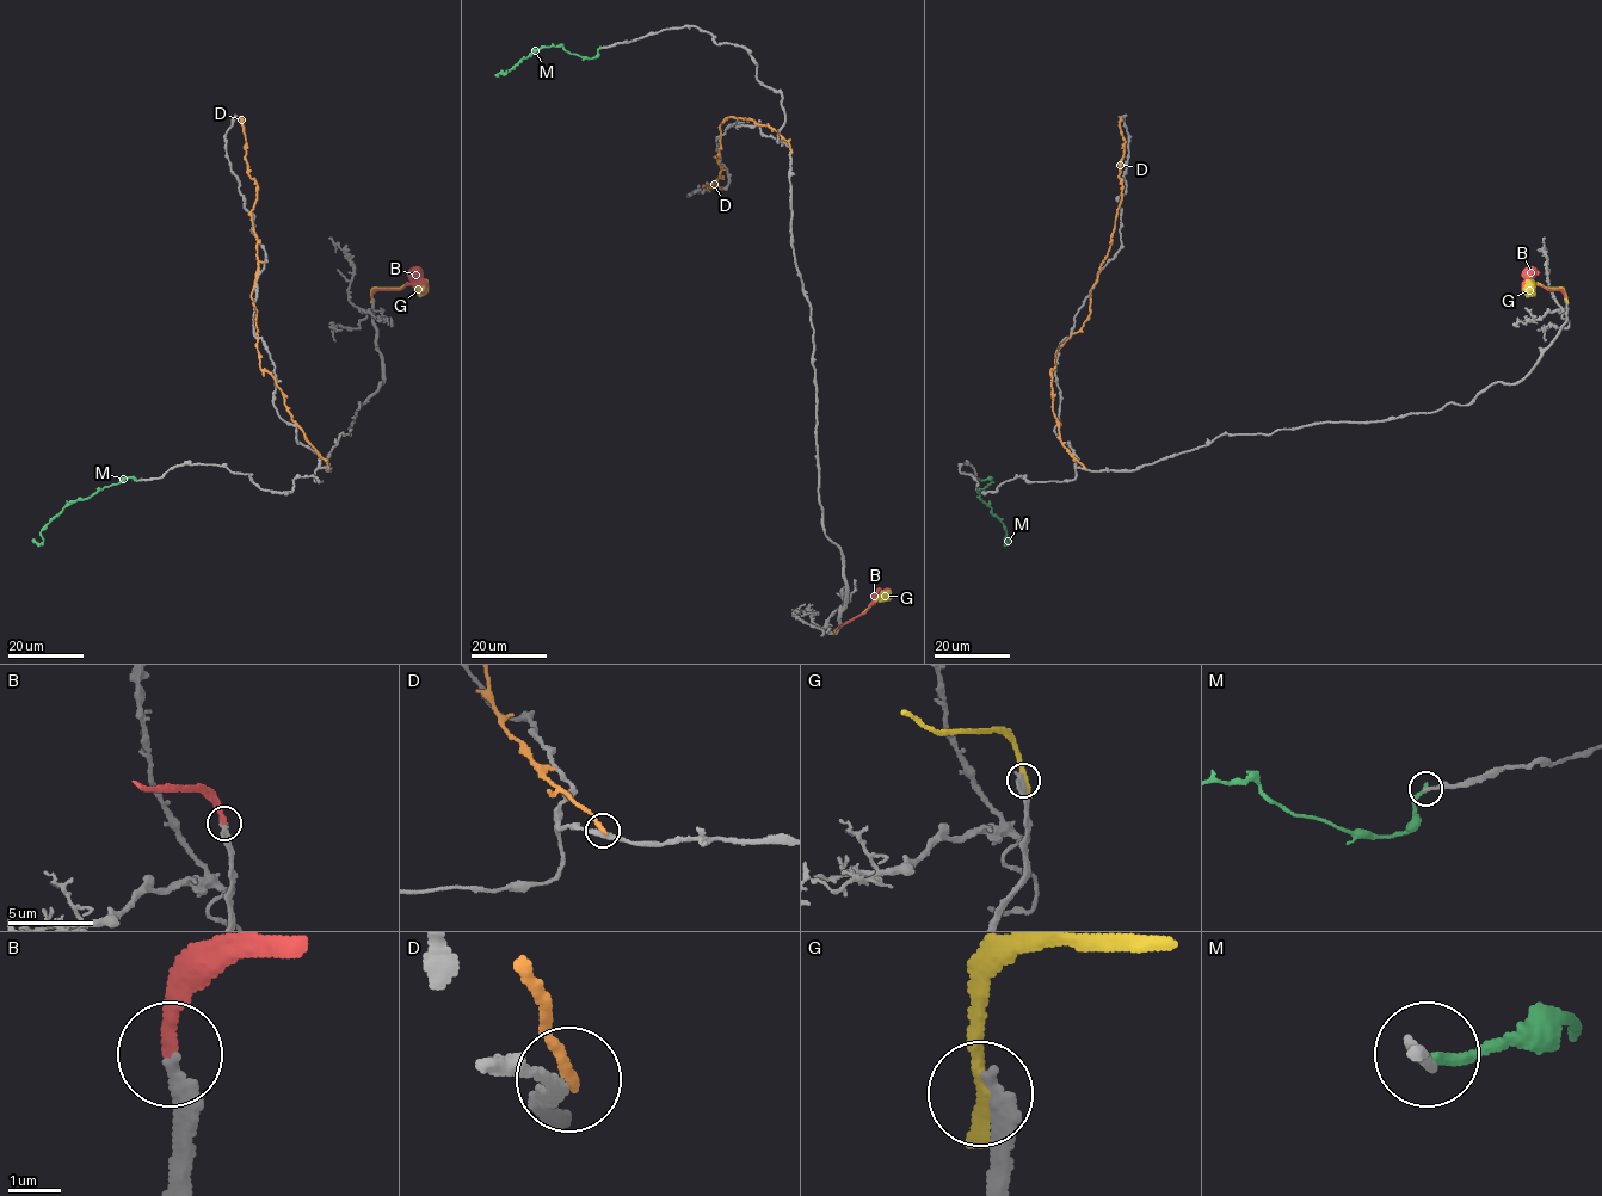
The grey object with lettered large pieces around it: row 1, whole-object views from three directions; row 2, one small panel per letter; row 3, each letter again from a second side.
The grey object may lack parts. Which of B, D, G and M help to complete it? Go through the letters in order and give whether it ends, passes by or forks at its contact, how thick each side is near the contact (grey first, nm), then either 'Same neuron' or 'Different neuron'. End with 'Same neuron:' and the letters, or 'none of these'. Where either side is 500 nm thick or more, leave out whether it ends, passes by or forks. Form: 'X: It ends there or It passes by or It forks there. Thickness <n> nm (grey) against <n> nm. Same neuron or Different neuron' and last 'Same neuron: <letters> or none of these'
B: It ends there. Thickness 280 nm (grey) against 240 nm. Same neuron
D: It ends there. Thickness 320 nm (grey) against 260 nm. Different neuron
G: It ends there. Thickness 340 nm (grey) against 340 nm. Different neuron
M: It ends there. Thickness 200 nm (grey) against 240 nm. Different neuron
Same neuron: B

